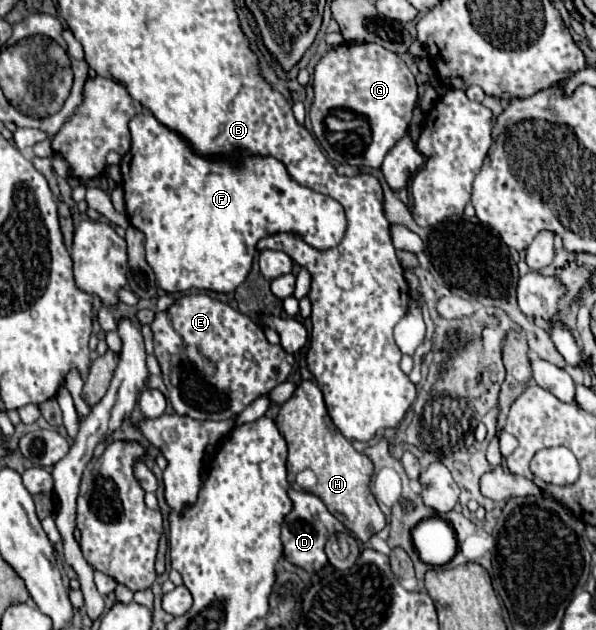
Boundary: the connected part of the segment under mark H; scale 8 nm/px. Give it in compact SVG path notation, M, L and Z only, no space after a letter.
M311 380L301 382L293 392L293 396L287 402L283 402L275 422L279 432L287 440L287 448L289 448L287 474L293 486L295 486L295 476L301 470L305 468L313 470L317 476L317 484L309 492L319 496L327 504L329 512L339 522L343 522L363 544L369 542L373 534L385 528L385 516L377 506L375 496L369 490L373 462L365 454L357 452L353 444L337 430L337 426L327 414L323 394L315 382Z

